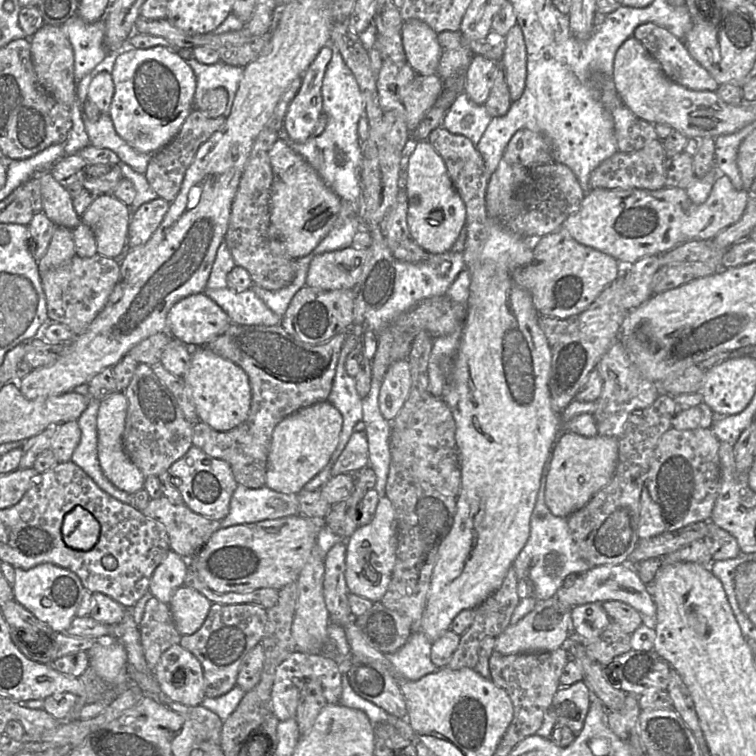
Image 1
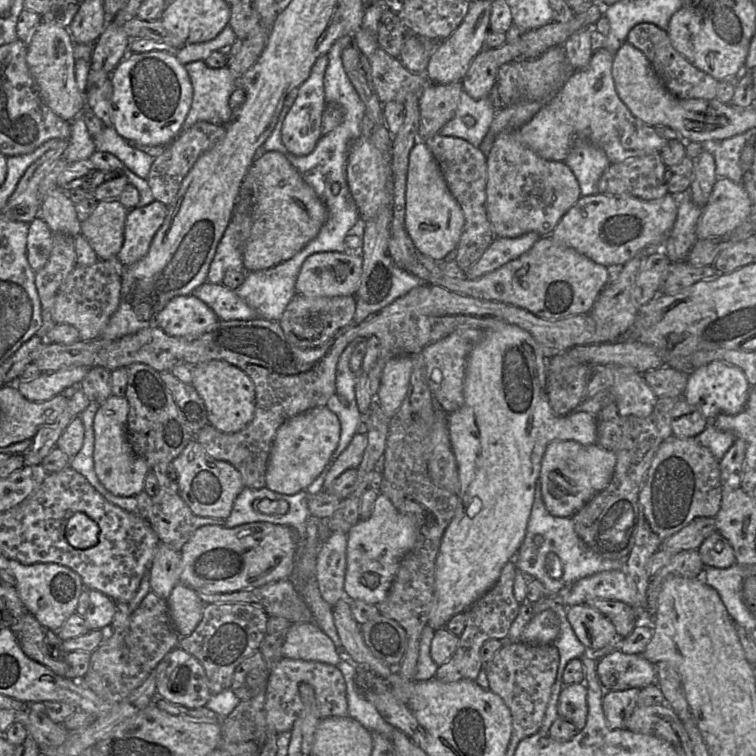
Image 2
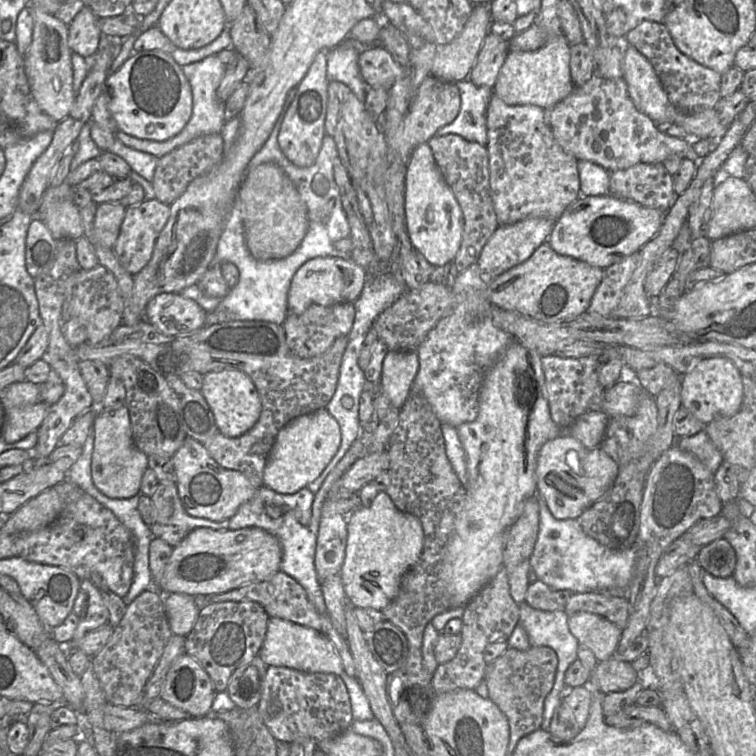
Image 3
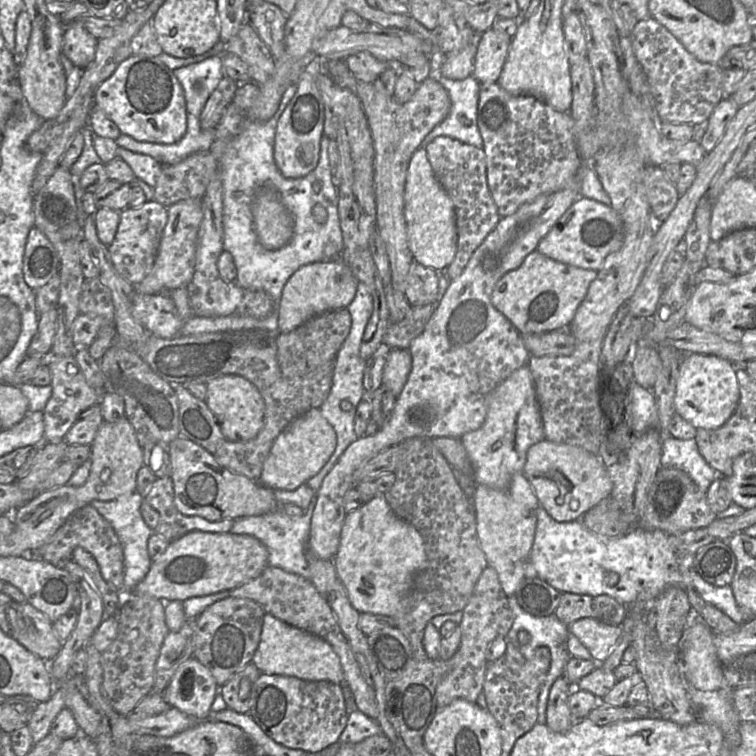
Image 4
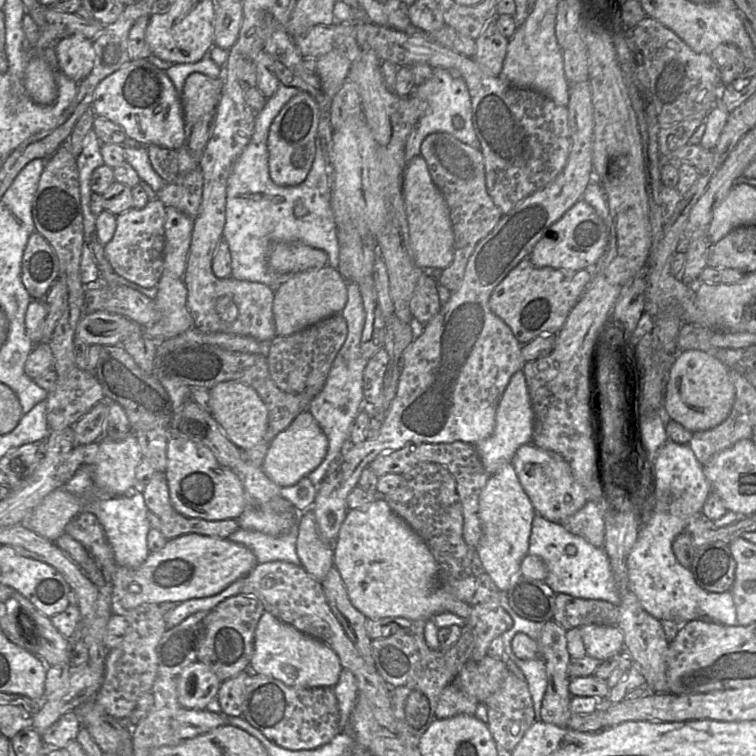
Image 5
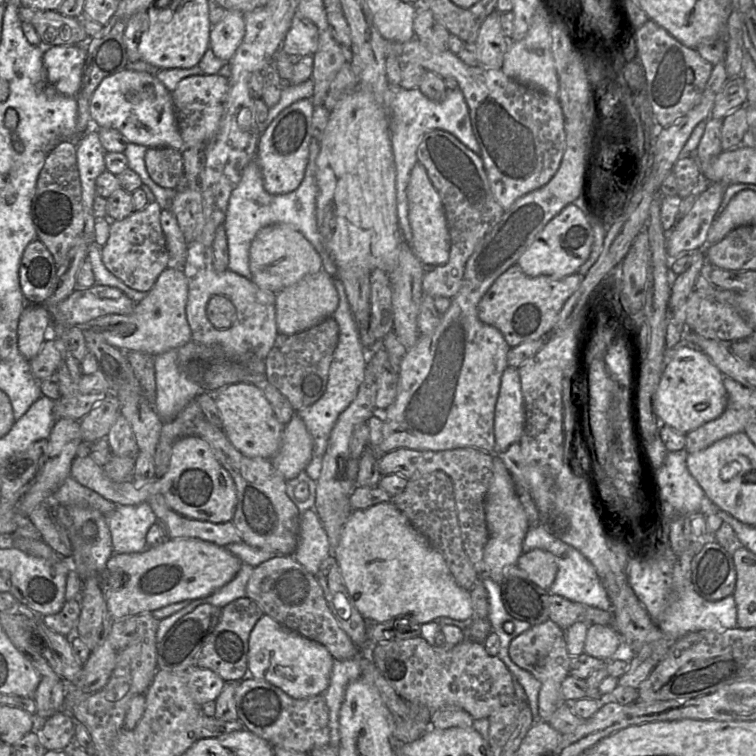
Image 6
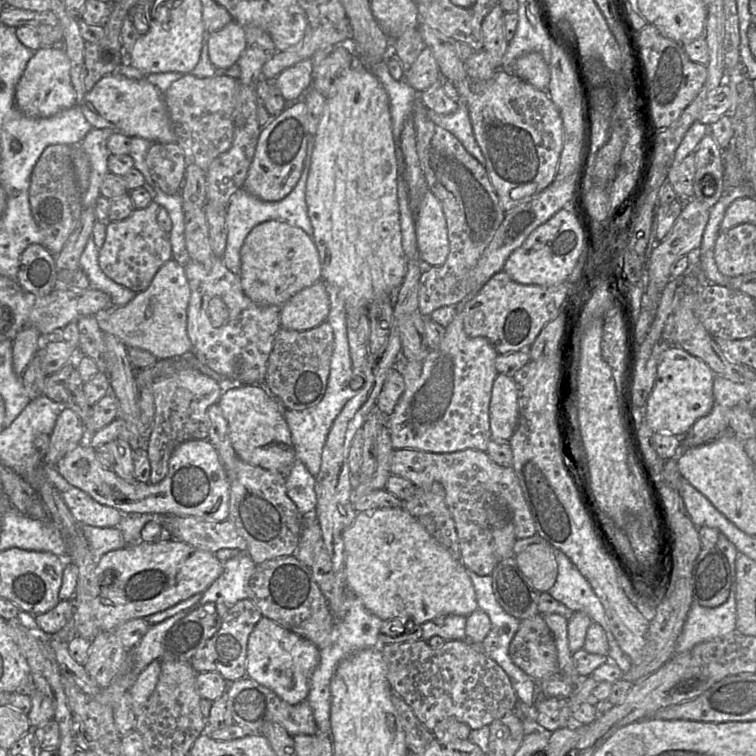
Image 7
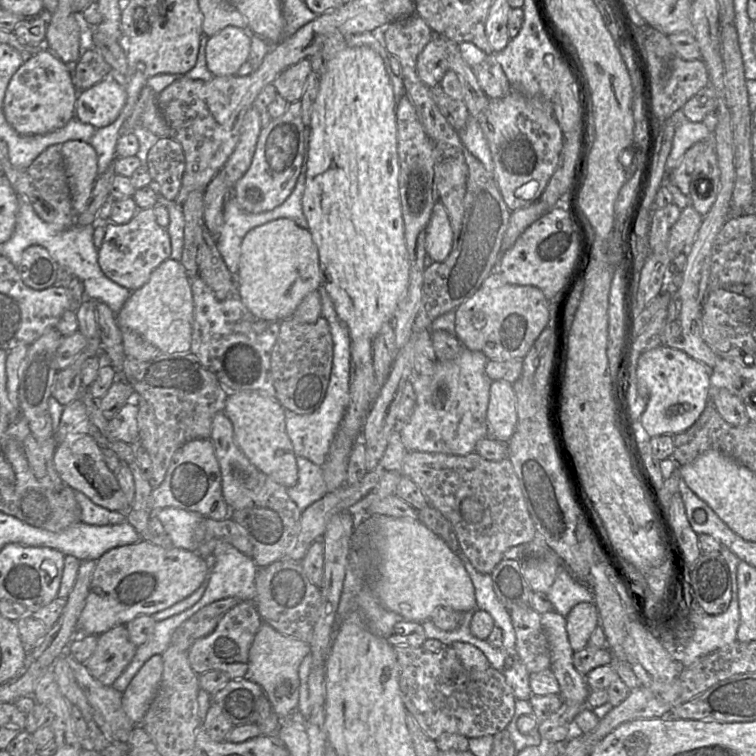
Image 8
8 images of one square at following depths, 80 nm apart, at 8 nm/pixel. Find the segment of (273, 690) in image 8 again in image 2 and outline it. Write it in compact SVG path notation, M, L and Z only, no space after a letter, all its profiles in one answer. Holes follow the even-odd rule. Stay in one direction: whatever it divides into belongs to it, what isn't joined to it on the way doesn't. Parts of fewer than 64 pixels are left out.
M313 621L292 624L282 646L283 658L317 661L337 666L340 652L333 641Z

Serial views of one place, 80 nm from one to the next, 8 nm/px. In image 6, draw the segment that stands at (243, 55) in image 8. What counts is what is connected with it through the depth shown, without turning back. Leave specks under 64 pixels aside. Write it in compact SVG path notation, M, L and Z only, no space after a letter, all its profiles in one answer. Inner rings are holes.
M227 10L223 18L211 29L209 47L217 58L228 63L241 44L244 35L244 14Z

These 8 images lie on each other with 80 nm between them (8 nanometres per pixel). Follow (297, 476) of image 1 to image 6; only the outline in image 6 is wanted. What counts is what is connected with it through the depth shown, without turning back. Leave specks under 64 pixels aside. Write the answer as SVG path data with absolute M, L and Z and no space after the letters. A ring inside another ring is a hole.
M295 414L284 428L278 452L270 460L287 481L305 470L312 456L312 448L312 436L303 420Z

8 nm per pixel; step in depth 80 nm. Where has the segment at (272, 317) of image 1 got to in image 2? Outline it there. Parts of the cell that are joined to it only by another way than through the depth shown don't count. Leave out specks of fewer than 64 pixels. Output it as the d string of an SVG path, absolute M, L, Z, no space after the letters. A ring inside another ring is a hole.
M205 282L195 288L191 295L208 305L220 321L261 318L255 309L235 293L235 290L222 284Z

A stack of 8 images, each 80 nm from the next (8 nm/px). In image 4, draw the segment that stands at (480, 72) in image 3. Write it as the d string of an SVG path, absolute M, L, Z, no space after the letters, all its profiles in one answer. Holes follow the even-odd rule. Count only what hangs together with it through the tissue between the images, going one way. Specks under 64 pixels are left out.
M492 27L478 34L472 75L479 83L497 83L505 64L511 38Z

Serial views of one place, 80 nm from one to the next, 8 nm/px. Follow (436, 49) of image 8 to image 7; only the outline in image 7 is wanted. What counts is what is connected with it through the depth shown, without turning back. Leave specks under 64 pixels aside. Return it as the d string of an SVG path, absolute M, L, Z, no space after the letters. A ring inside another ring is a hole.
M429 47L422 50L404 75L404 80L418 93L427 90L441 79L439 66Z

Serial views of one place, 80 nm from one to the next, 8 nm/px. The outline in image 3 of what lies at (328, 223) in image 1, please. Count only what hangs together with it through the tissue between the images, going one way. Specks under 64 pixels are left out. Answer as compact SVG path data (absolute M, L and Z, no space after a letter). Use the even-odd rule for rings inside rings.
M263 163L249 169L236 197L241 211L245 242L251 255L260 261L275 261L292 254L308 229L308 212L295 185L274 163Z

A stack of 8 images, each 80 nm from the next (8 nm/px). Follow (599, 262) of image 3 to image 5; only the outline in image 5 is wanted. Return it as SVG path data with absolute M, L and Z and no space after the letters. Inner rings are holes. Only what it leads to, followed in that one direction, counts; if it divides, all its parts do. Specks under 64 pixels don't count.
M580 199L546 230L528 257L536 267L573 271L592 268L605 251L607 242L606 223L591 205Z

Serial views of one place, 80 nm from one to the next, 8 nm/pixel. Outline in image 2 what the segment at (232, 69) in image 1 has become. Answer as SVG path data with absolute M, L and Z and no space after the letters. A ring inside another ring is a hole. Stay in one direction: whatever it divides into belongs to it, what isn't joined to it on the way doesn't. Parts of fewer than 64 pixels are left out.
M200 60L185 68L193 86L193 99L181 131L198 121L226 125L232 116L229 97L240 86L240 77L227 66L210 68Z

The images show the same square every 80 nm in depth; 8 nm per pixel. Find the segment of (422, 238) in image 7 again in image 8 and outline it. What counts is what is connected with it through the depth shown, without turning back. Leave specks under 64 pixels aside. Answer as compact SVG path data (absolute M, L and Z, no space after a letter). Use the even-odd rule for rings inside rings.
M438 201L426 230L425 248L434 262L445 261L452 249L453 231L444 205Z

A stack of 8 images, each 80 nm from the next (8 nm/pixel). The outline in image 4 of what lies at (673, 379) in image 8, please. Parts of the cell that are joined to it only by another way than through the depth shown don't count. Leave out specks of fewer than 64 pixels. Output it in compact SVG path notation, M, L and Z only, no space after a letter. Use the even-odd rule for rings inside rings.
M686 353L679 364L674 396L675 413L696 429L722 426L732 416L739 402L736 368L735 364L718 356Z

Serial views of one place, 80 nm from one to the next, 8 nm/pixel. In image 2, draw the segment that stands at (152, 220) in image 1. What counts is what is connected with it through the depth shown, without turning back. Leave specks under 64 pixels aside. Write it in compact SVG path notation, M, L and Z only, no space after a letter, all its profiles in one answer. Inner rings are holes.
M157 200L128 211L123 245L117 254L123 266L132 265L147 254L152 239L162 226L167 213L168 206Z

